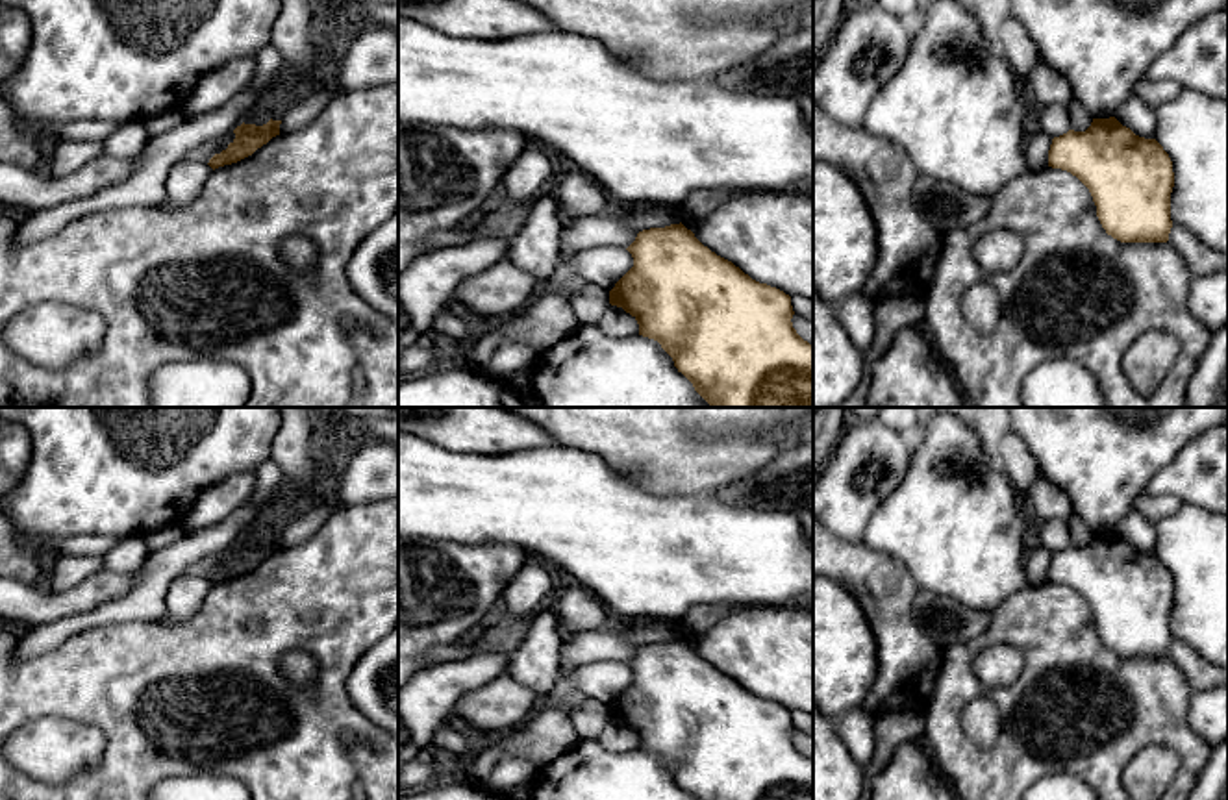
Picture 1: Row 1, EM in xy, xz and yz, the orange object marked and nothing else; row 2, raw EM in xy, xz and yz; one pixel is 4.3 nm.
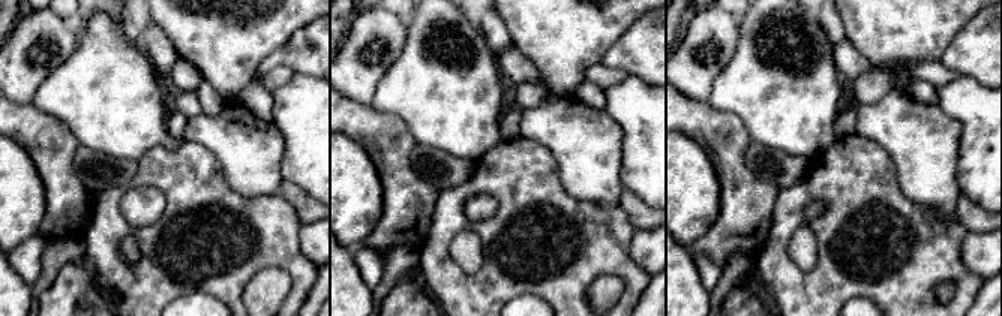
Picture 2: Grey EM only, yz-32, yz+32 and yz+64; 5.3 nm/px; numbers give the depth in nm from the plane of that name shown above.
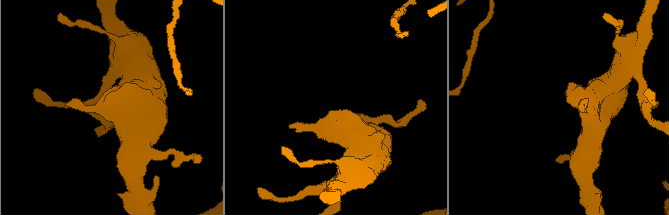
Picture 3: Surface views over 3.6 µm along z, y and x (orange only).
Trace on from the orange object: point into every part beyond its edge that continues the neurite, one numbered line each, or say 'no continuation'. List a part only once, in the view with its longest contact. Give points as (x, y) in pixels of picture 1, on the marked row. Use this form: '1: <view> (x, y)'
no continuation

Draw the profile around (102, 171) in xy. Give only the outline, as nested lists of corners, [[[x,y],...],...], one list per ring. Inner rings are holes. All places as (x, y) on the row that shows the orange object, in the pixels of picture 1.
[[[102,154],[63,178],[0,161],[0,204],[37,211],[80,200],[128,180],[139,159]]]

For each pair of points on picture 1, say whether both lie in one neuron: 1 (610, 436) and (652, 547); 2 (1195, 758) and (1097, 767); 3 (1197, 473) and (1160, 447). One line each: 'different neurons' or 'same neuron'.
1: different neurons
2: same neuron
3: different neurons

